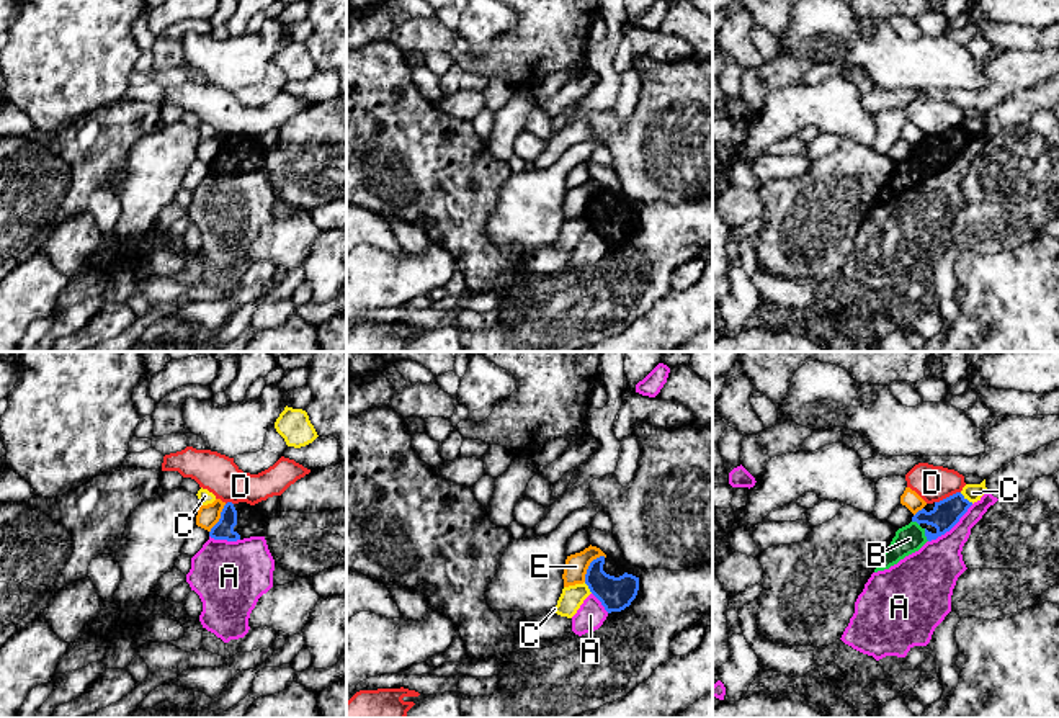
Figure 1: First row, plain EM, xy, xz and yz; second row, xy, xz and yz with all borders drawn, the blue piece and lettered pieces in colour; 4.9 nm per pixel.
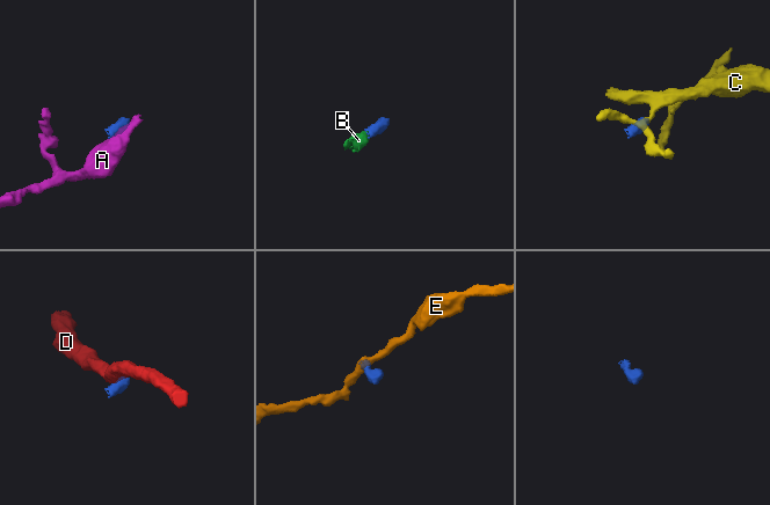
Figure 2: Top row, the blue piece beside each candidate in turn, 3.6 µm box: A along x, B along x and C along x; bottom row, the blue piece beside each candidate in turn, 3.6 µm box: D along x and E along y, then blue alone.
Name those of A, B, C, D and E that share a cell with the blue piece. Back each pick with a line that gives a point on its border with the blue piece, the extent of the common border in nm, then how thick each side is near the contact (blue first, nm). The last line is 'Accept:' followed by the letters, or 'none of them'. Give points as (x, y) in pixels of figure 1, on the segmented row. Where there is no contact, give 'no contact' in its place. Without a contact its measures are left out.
B: meets blue in yz at (925, 535); contact 70 nm long; 140 nm thick on the blue side, 140 nm on the other
Accept: B

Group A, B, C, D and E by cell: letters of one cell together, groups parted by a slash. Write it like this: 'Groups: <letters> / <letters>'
Groups: A / B / C / D / E

